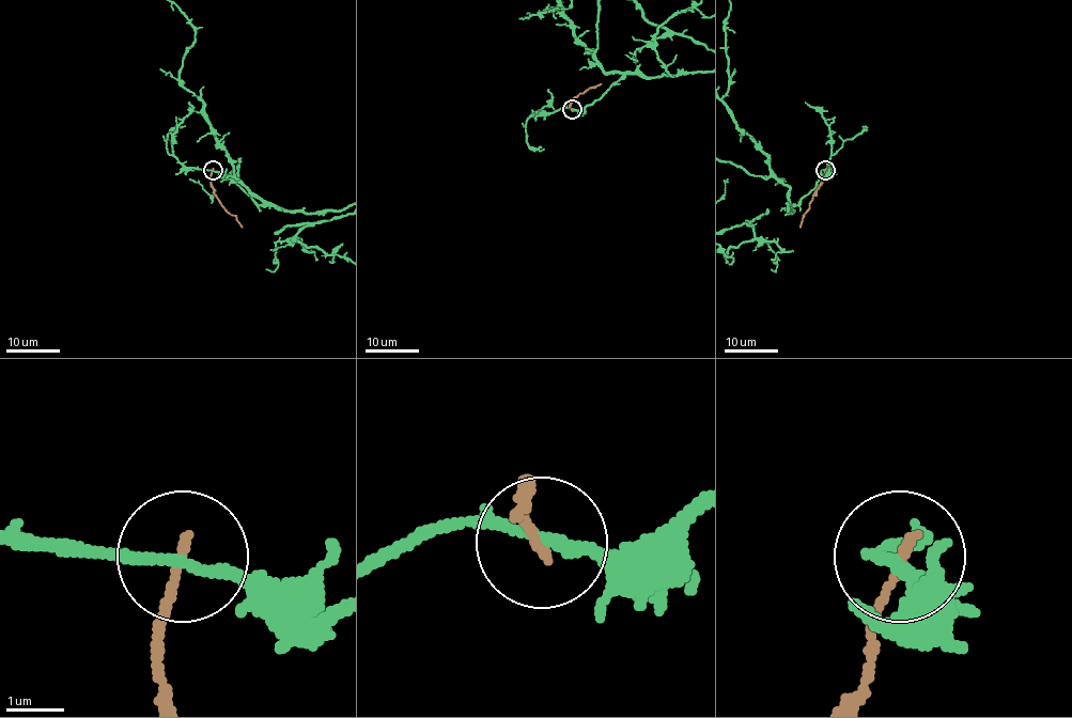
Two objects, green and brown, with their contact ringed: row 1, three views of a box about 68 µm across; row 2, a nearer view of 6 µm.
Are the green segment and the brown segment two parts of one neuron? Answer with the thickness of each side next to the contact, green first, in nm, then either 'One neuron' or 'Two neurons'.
Thickness 180 nm (green) against 160 nm. Two neurons

